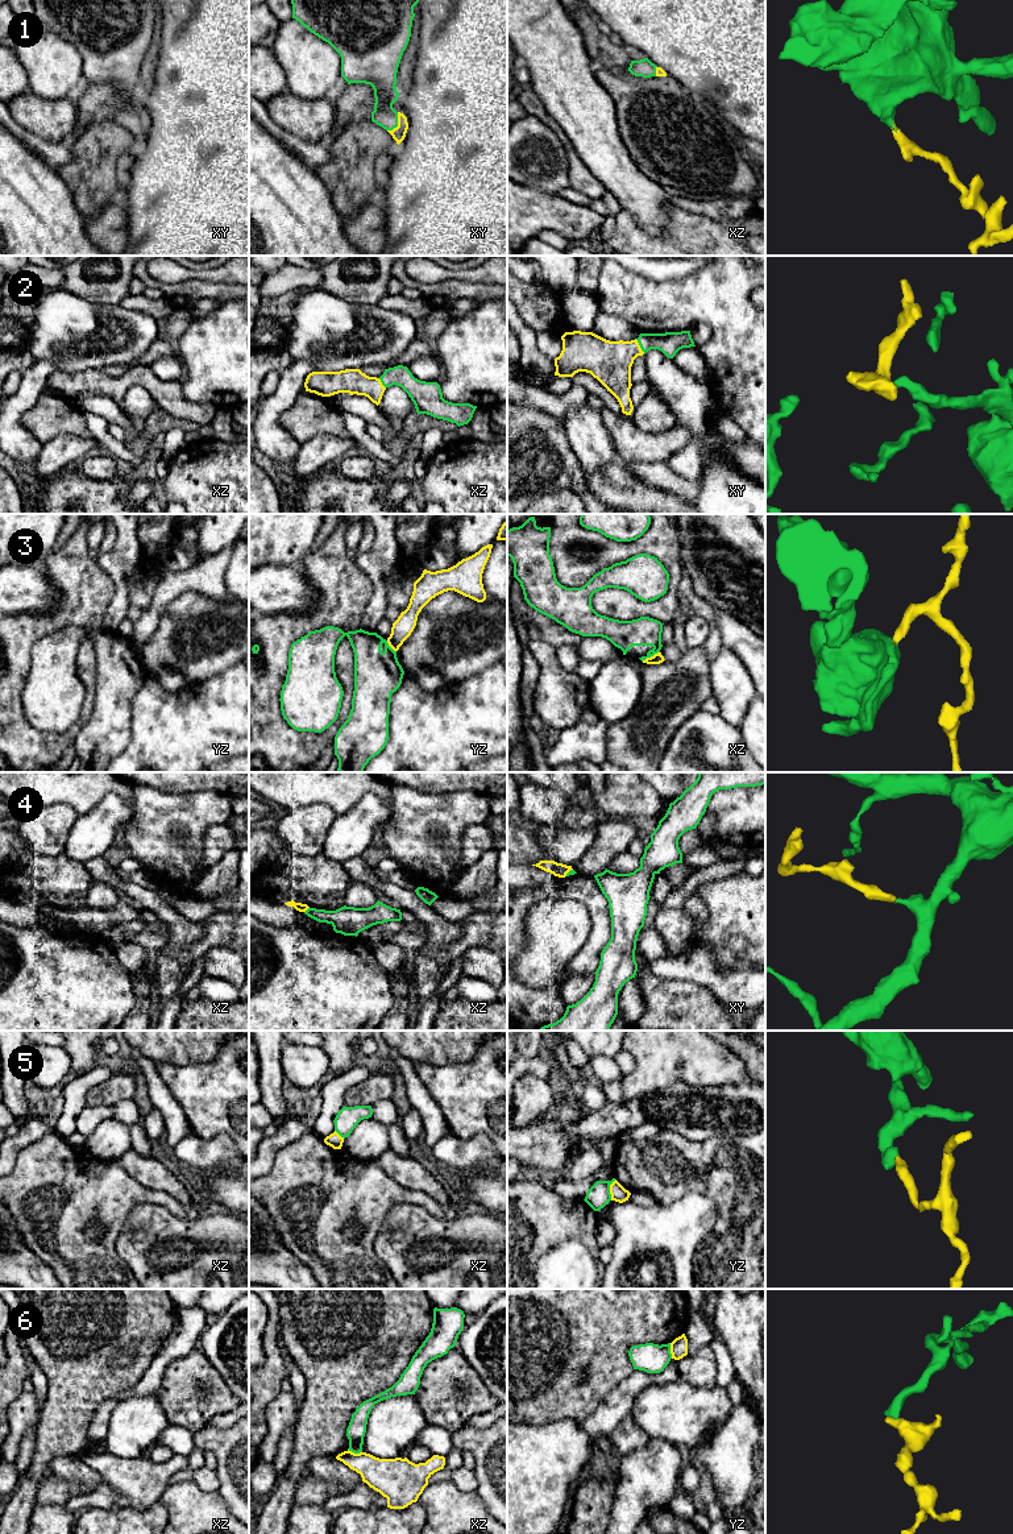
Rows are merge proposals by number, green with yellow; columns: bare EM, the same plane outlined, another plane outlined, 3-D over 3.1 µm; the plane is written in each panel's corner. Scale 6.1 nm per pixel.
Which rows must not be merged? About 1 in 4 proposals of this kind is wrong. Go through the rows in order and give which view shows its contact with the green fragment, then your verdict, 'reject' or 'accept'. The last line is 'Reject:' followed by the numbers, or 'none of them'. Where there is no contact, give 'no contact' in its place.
1: meets green in xy; accept
2: meets green in xy; accept
3: meets green in xz; reject
4: meets green in xz; accept
5: meets green in yz; reject
6: meets green in yz; reject
Reject: 3, 5, 6

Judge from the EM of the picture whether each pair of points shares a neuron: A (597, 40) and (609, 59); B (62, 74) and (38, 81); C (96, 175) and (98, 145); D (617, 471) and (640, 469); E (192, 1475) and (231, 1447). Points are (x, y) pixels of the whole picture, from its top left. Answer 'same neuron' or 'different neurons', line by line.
A: same neuron
B: same neuron
C: same neuron
D: different neurons
E: different neurons

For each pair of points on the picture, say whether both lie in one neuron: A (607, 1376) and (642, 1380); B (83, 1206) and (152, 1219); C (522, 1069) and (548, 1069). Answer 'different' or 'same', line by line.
A: different
B: different
C: same

